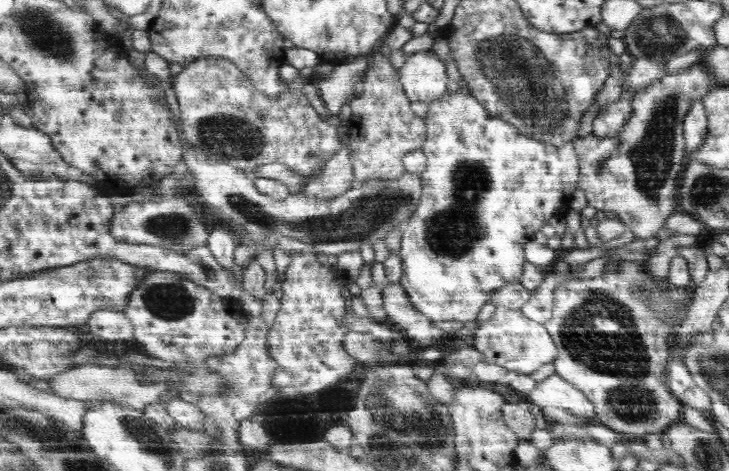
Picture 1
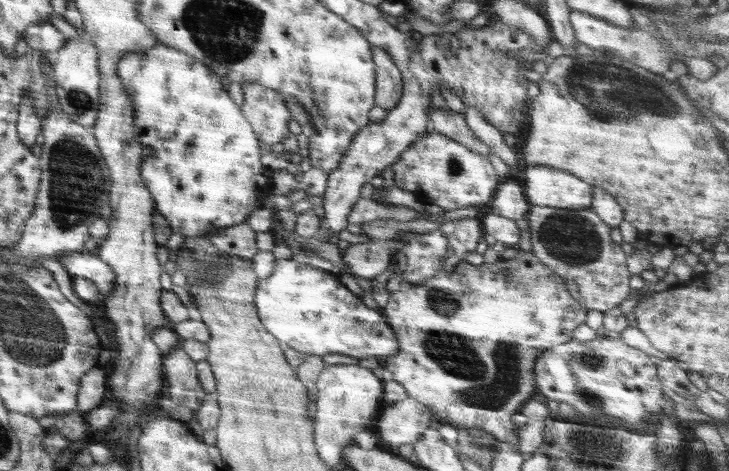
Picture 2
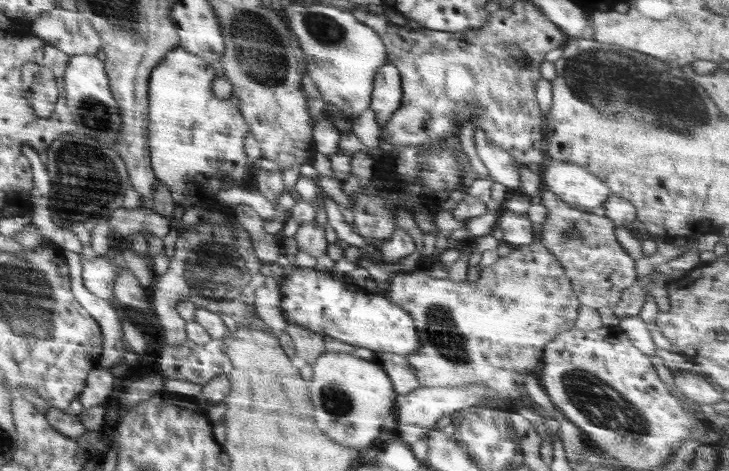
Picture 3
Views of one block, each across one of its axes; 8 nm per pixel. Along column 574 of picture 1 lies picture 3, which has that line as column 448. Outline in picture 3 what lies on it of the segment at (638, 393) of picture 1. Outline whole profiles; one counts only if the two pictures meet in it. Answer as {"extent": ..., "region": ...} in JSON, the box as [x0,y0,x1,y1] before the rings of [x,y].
{"extent":[387,238,581,402],"region":[[[538,238],[530,244],[514,247],[508,256],[482,268],[475,282],[464,279],[455,283],[448,278],[433,278],[426,270],[399,272],[391,279],[387,296],[414,319],[420,348],[414,354],[410,353],[406,360],[420,387],[477,384],[487,386],[502,400],[512,402],[522,398],[518,384],[524,384],[526,374],[534,374],[532,370],[543,356],[542,346],[575,326],[577,310],[581,306],[564,267]]]}

